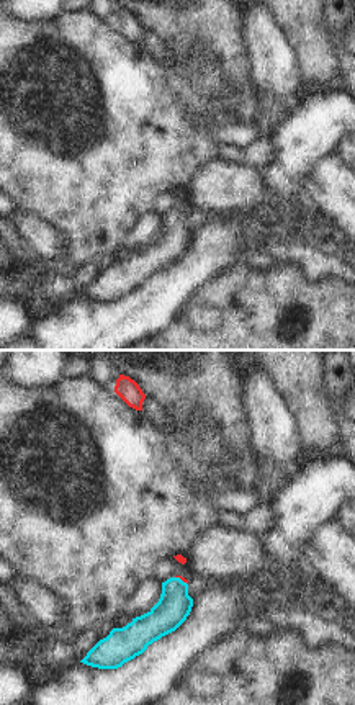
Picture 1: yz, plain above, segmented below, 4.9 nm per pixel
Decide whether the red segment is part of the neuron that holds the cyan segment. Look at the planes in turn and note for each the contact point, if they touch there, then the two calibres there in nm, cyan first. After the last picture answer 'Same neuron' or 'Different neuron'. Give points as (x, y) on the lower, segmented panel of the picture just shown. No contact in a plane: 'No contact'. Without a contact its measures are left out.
Touches cyan at (180, 579). Thickness 160 nm (cyan) against 20 nm

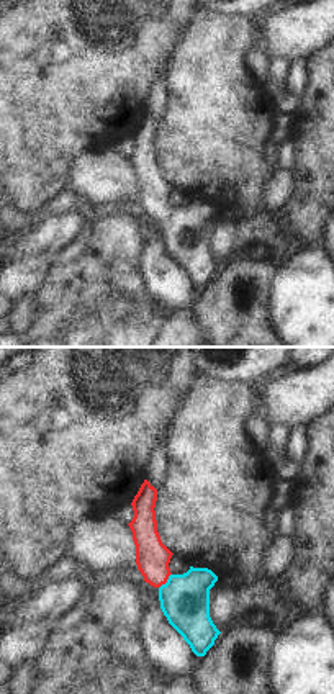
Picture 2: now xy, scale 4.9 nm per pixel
Touches cyan at (167, 581). Thickness 240 nm (cyan) against 170 nm

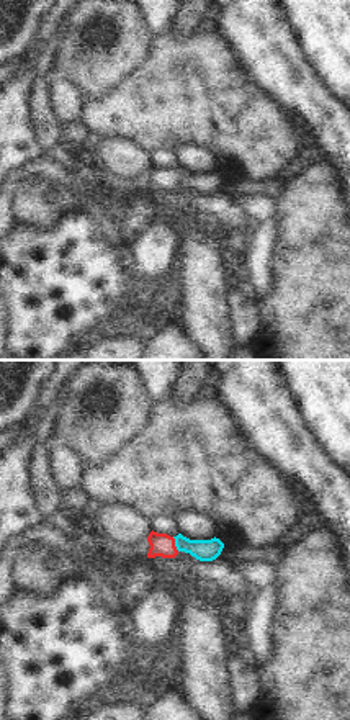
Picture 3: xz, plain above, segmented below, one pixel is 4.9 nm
Touches cyan at (175, 544). Thickness 110 nm (cyan) against 110 nm

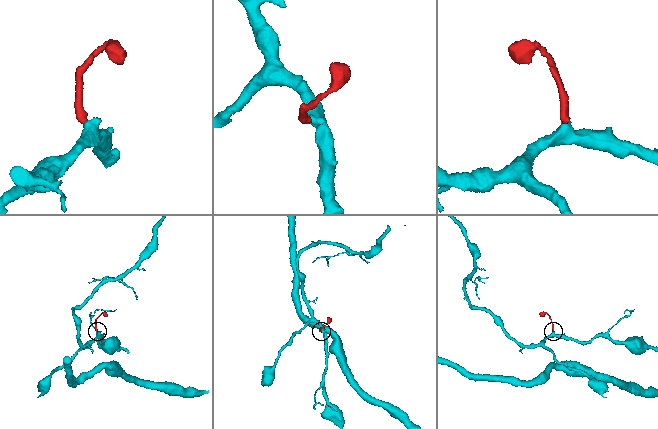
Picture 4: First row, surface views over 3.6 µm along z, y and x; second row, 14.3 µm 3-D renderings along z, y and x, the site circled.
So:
Same neuron

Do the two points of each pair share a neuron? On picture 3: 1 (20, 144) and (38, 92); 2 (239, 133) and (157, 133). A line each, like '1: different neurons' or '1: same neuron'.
1: different neurons
2: same neuron

